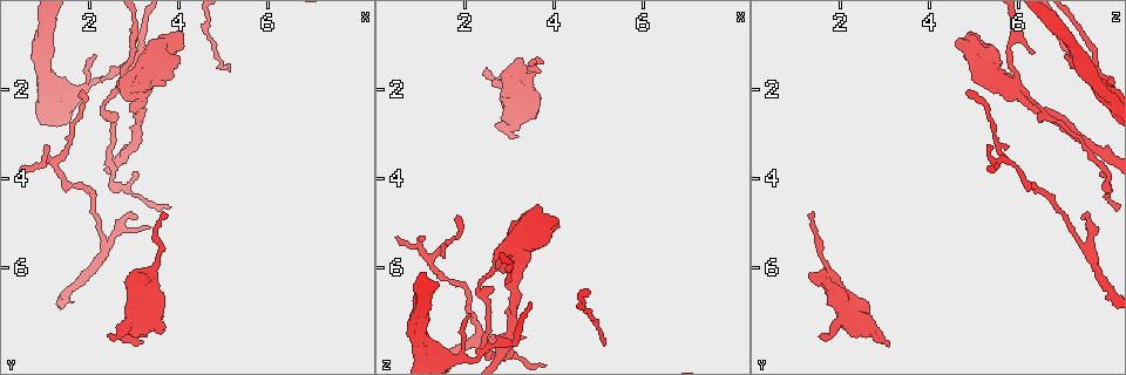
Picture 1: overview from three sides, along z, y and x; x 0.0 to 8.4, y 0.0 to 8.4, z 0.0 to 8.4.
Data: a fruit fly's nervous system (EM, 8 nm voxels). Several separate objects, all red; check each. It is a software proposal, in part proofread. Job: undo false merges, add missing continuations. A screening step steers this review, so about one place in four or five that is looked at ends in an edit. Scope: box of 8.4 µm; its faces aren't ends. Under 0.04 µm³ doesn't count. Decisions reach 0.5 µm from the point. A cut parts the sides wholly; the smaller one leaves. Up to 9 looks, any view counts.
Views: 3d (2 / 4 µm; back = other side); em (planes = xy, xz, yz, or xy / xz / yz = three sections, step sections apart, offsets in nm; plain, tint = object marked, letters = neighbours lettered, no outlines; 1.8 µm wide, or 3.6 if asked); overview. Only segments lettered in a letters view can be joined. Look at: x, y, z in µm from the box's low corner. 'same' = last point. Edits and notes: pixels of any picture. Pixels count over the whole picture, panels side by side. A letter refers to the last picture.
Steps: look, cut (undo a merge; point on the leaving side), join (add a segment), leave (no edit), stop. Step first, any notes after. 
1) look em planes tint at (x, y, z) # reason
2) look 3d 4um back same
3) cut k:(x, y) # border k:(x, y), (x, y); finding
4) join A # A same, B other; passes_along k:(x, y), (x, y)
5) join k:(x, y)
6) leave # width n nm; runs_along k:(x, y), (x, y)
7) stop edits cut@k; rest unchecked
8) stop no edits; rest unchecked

look em yz step 16 letters at (3.65, 1.00, 4.60) # thick end

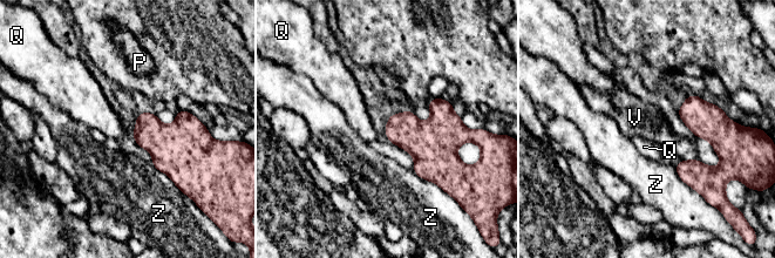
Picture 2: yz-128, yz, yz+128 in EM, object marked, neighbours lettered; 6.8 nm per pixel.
leave # P other, Q other, V other, Z other; border 2:(680, 158), (697, 160); no lettered segment goes on from it

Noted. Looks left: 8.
look em xz step 16 tint at (1.05, 1.75, 7.55) # sudden change in width

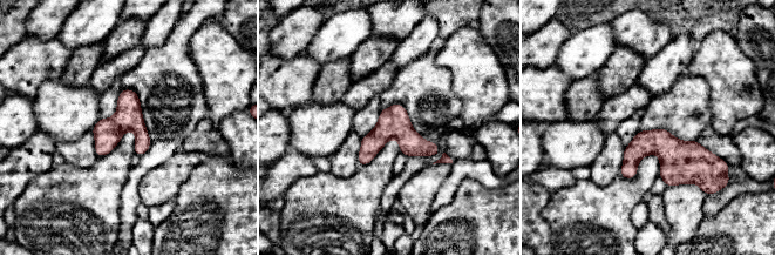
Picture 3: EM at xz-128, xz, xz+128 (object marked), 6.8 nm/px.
look em yz step 8 letters same # another direction

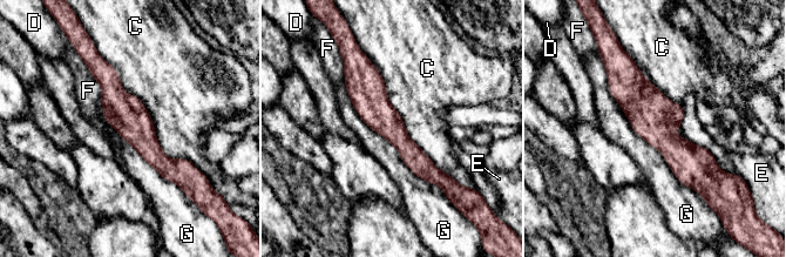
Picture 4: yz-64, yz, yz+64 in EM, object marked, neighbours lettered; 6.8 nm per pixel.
leave # width 220 nm; longest_contact G 1100 nm; C other, D other, E other, F other, G other; continuous, no second neuron

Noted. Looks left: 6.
look em yz step 16 plain at (3.10, 7.70, 3.10) # free end

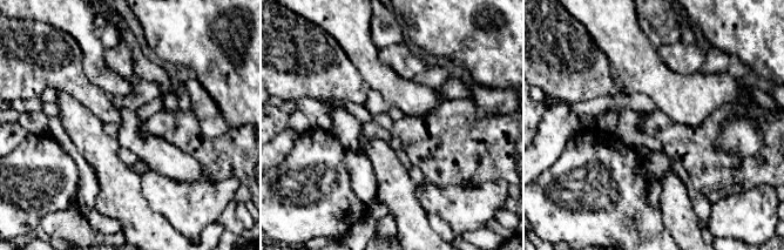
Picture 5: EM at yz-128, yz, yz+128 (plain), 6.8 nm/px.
look em yz step 16 letters same

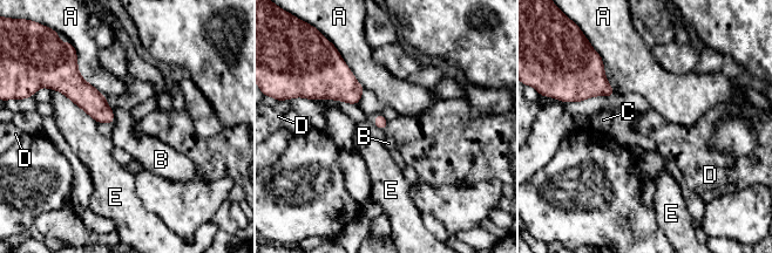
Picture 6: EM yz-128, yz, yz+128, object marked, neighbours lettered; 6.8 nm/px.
leave # A other, B other, C other, D other, E other; none of them fits

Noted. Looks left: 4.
stop no edits; rest unchecked

